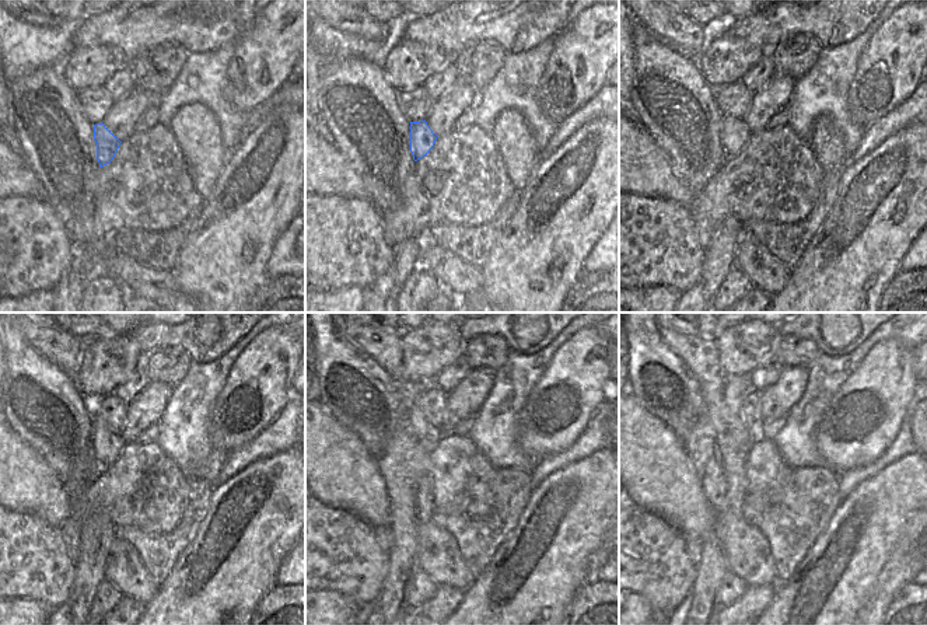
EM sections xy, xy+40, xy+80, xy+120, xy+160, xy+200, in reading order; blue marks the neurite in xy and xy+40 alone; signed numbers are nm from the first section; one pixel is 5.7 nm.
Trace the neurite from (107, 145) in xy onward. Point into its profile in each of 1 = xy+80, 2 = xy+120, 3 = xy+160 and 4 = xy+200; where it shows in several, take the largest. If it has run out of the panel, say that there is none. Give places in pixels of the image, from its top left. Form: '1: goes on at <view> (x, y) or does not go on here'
1: goes on at xy+80 (734, 132)
2: goes on at xy+120 (107, 446)
3: goes on at xy+160 (412, 393)
4: goes on at xy+200 (737, 387)

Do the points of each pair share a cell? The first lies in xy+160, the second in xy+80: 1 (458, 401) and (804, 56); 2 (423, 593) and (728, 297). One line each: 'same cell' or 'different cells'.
1: different cells
2: same cell

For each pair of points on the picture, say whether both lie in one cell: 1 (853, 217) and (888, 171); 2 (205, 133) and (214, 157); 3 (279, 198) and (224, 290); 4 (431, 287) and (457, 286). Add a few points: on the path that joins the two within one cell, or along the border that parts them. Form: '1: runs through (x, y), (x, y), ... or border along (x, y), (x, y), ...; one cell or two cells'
1: runs through (864, 206), (880, 191), (882, 182); one cell
2: runs through (205, 139), (205, 147), (209, 152); one cell
3: runs through (256, 220), (227, 250), (224, 268); one cell
4: border along (422, 266), (444, 289); two cells

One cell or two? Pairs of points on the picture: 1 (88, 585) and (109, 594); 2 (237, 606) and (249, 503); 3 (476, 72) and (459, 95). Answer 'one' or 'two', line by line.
1: two
2: one
3: two

